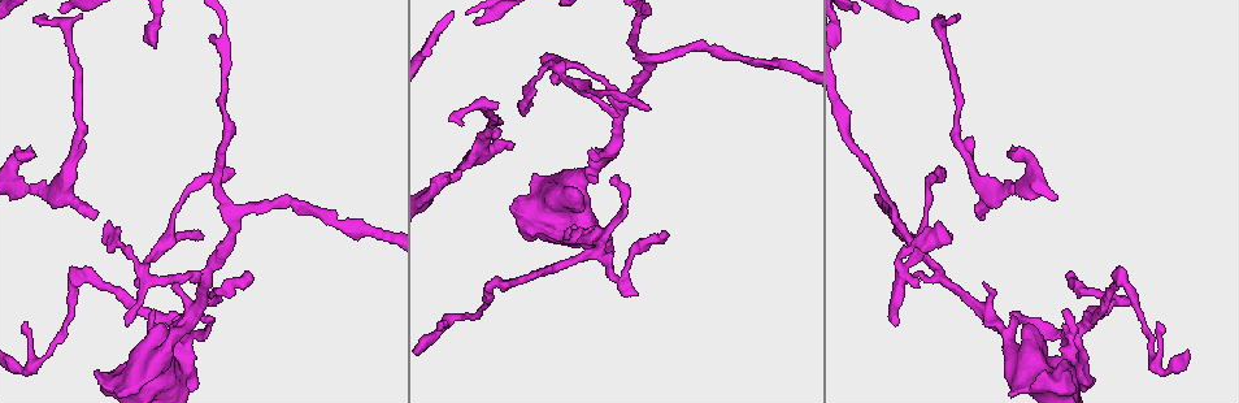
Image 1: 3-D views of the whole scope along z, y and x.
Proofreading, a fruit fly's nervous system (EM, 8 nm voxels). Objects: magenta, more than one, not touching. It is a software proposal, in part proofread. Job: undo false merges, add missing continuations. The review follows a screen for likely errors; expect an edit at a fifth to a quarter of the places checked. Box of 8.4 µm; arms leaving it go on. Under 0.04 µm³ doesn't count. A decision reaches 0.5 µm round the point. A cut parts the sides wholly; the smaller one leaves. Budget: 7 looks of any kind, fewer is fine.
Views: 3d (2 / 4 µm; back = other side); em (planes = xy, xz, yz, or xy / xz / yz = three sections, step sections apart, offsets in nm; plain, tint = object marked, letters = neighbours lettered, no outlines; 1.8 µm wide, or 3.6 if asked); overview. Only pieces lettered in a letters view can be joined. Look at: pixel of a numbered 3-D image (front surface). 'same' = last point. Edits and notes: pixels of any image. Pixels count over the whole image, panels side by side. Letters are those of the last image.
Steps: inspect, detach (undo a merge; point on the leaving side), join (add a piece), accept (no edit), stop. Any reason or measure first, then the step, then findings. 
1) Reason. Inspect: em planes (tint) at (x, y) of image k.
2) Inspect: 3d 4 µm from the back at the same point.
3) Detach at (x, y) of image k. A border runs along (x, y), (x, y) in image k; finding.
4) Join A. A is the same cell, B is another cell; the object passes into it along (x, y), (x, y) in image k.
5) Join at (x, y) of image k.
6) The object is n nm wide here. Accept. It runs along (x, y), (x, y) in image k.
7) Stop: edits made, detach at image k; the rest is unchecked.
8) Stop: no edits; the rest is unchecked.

Thin end. Inspect: em xz step 16 (tint) at (34, 17) of image 1.

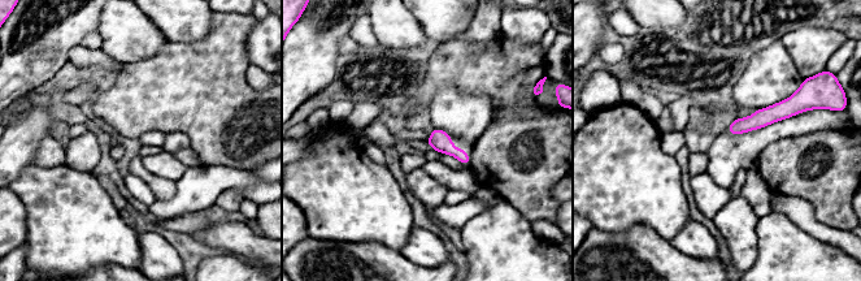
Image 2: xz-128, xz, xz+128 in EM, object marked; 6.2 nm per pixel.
Inspect: em planes (letters) at the same point.

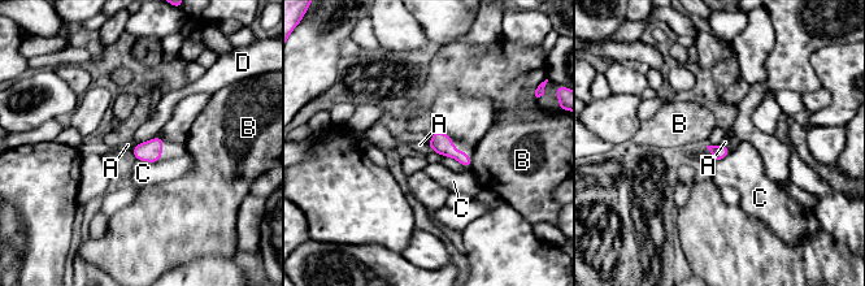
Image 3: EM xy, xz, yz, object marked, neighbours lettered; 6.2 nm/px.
Accept. A, B, C and D are other cells; a border runs along (425, 143), (437, 152) in image 3; no lettered piece goes on from it.

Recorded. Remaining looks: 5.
Branch stops here. Inspect: 3d 4 µm at (30, 154) of image 1.

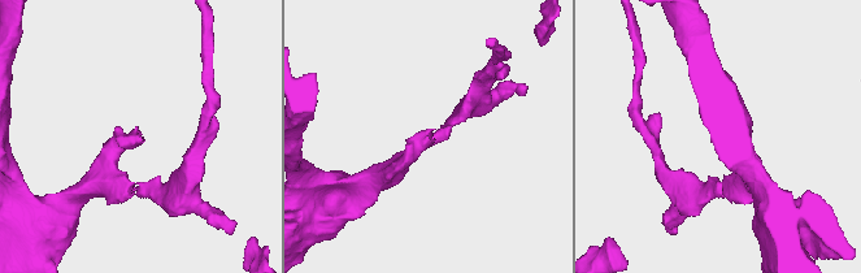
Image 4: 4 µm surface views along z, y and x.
Shape alone is not enough. Inspect: em planes (letters) at (141, 141) of image 4.

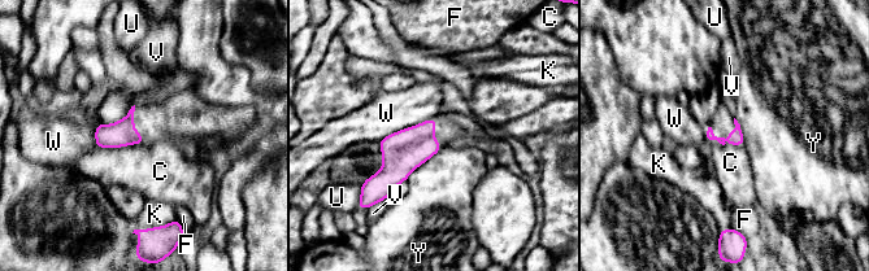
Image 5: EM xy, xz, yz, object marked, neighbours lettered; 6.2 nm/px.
Accept. C, F, K, U, V, W and Y are other cells; a border runs along (133, 144), (96, 148) in image 5; no lettered piece goes on from it.

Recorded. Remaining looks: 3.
An open end. Inspect: 3d 4 µm at (90, 216) of image 1.

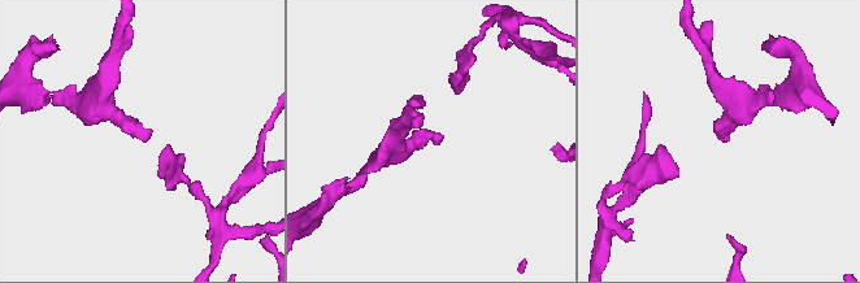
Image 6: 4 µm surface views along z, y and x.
Shape alone is not enough. Inspect: em planes (letters) at (434, 144) of image 6.

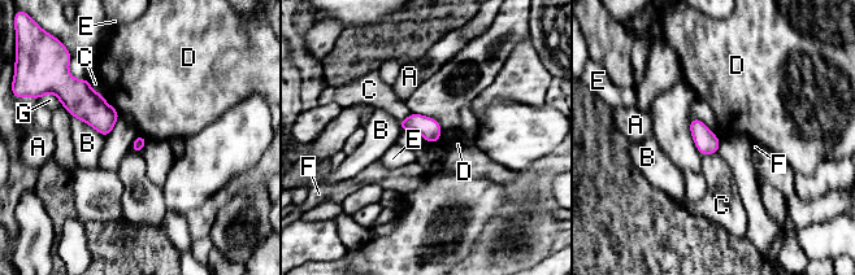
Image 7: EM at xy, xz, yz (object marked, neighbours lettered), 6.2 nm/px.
Accept. A, B, C, D, E, F and G are other cells; a border runs along (100, 94), (120, 114) in image 7; no lettered piece goes on from it.

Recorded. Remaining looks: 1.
Stop: no edits; the rest is unchecked.

